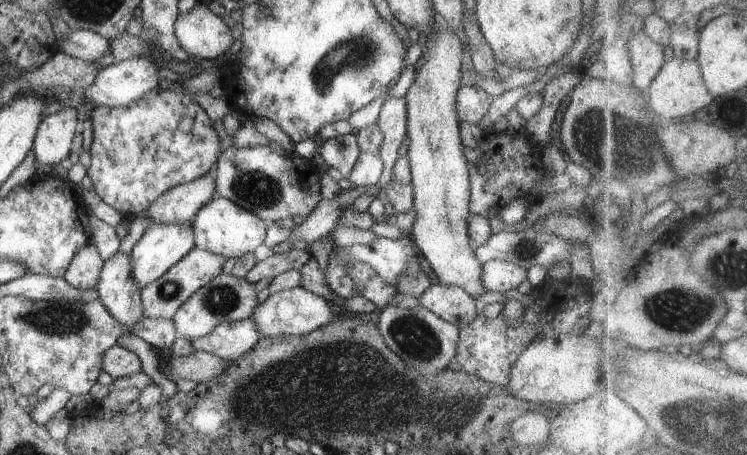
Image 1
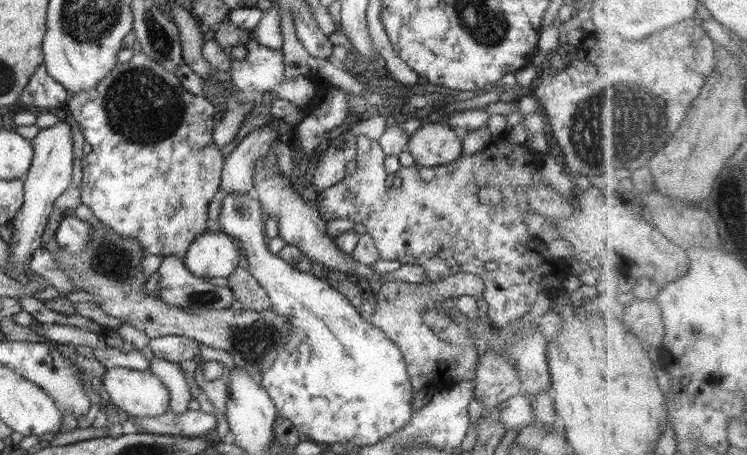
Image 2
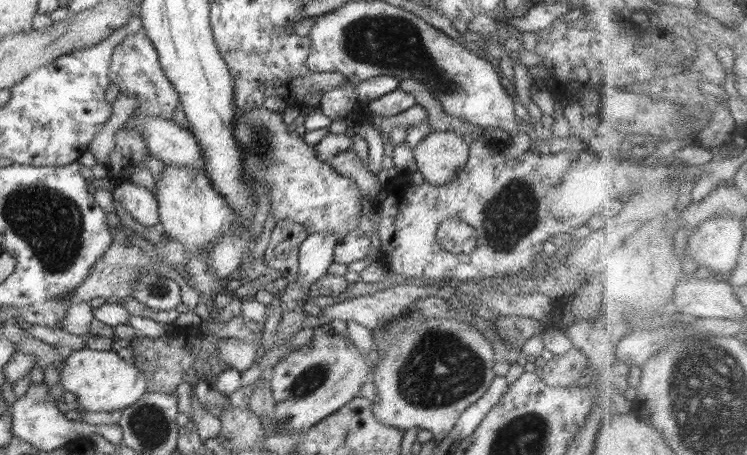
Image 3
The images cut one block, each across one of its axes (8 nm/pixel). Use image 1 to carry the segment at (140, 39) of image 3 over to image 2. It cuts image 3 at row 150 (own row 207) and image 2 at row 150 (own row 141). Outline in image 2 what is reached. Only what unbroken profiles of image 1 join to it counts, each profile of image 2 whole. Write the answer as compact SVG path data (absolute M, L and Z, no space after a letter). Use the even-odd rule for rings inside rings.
M138 48L135 49L129 62L118 63L116 68L110 74L105 75L98 84L99 86L96 86L96 89L90 92L70 95L67 102L68 106L64 110L66 116L78 124L85 141L92 147L92 153L85 156L82 164L84 177L79 186L81 203L88 206L102 224L112 228L112 231L116 232L121 238L136 240L142 246L144 252L162 257L178 256L178 258L183 259L186 250L193 244L193 241L208 231L208 206L214 200L216 192L221 191L221 171L223 170L225 158L222 156L221 150L217 148L218 146L214 145L213 142L213 129L219 115L209 102L210 99L191 94L191 92L185 90L176 74L164 70L164 66L160 66L158 62L148 58L148 54L144 54Z

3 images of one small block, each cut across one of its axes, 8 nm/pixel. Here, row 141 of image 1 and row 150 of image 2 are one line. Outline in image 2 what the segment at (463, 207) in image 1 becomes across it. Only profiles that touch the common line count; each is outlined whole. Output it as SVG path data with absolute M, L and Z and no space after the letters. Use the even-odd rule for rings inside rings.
M423 121L423 125L409 137L407 151L414 157L415 165L434 167L448 165L462 156L461 133L450 126Z

